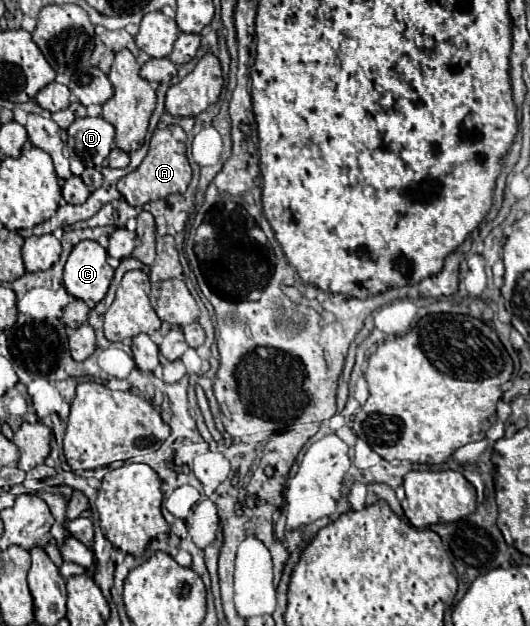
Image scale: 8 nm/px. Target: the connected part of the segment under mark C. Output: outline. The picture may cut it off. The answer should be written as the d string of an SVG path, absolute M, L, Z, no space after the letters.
M80 240L64 266L66 290L84 302L100 302L110 286L114 270L106 262L106 250L94 240Z

